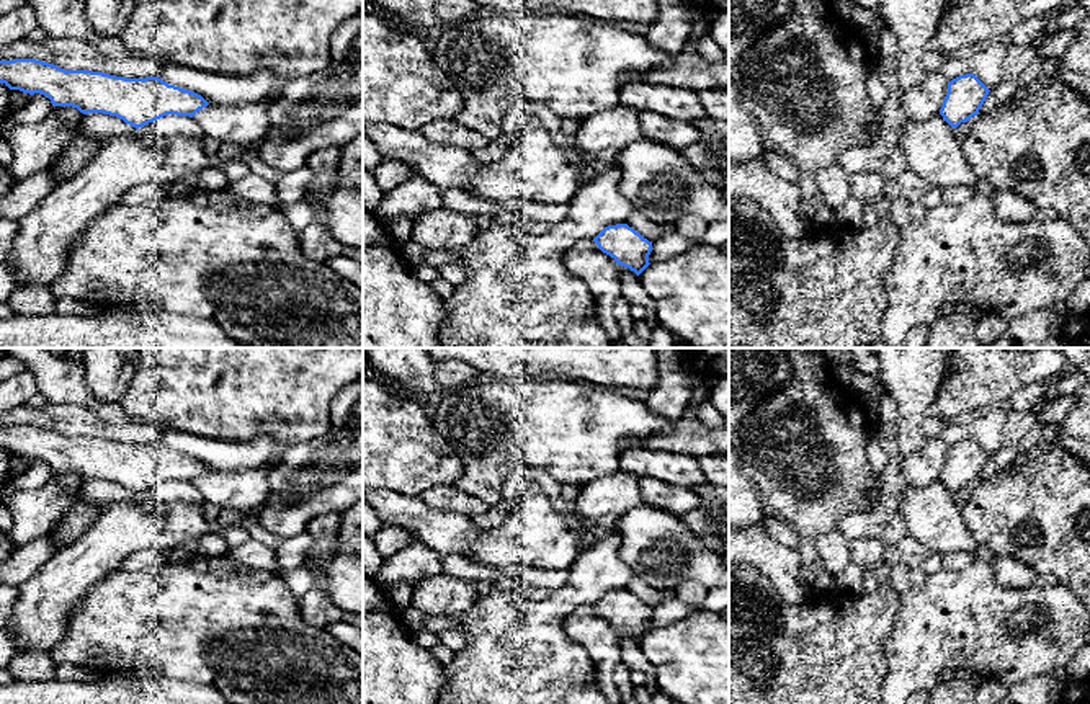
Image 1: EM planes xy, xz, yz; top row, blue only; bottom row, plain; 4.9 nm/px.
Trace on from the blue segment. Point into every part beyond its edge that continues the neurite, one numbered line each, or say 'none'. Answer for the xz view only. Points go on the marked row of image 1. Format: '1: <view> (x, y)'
none

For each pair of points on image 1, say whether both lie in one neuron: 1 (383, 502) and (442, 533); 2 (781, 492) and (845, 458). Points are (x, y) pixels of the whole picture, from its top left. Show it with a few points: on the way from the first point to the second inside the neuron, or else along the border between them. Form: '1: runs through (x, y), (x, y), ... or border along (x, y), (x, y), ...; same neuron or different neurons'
1: runs through (397, 510), (412, 513), (427, 523); same neuron
2: runs through (798, 484), (821, 461), (829, 461); same neuron

